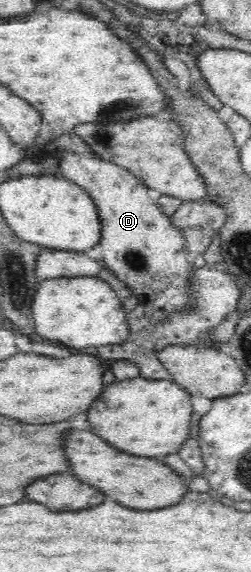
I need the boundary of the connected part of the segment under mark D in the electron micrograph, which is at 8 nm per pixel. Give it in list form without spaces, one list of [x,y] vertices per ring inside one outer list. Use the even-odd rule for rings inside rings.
[[[72,131],[53,139],[45,152],[59,152],[61,154],[61,172],[66,180],[80,185],[94,199],[97,204],[101,225],[101,249],[104,265],[116,278],[126,286],[126,289],[138,299],[142,305],[145,317],[157,325],[167,321],[173,315],[195,311],[195,290],[193,290],[193,277],[195,277],[195,263],[189,259],[187,240],[183,231],[177,228],[172,219],[164,215],[156,204],[154,193],[145,187],[134,175],[113,162],[103,160],[95,154],[78,135]]]

